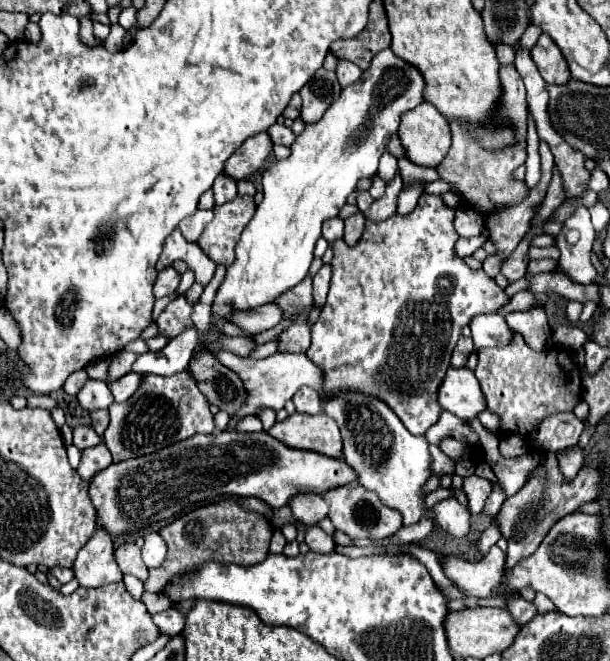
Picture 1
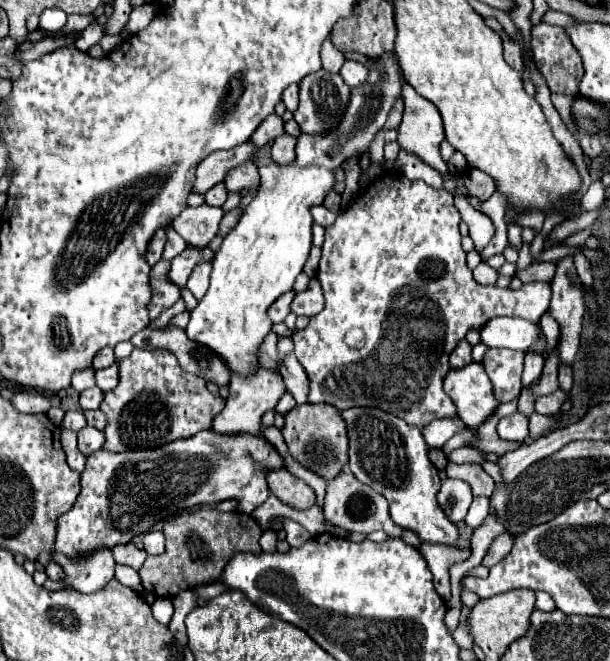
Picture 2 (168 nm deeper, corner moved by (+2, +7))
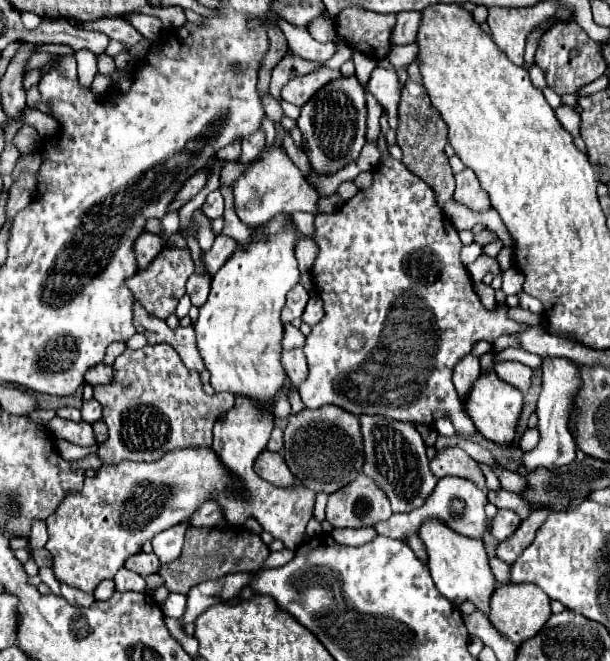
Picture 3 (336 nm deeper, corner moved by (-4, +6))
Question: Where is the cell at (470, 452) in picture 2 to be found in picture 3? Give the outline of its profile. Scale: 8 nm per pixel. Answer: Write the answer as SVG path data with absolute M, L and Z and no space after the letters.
M494 463L492 471L496 473L496 477L500 479L500 483L502 483L504 489L508 489L508 491L520 491L520 489L524 489L524 479L518 477L514 471L502 467L500 463Z

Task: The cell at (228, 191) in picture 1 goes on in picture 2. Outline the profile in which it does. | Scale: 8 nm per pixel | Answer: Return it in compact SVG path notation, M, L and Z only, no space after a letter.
M216 184L216 186L212 186L212 188L204 194L204 202L210 204L210 206L222 206L222 204L226 202L226 196L228 196L228 192L226 192L224 184Z

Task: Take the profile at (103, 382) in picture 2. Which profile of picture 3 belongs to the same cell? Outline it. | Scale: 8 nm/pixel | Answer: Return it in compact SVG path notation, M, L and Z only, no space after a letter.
M100 363L98 367L92 367L86 373L86 383L90 385L108 385L112 379L114 379L114 369L104 363Z

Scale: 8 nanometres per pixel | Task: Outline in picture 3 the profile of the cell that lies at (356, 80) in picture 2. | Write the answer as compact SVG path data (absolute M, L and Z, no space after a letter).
M376 67L366 83L366 91L378 99L378 103L388 109L390 127L398 128L398 99L400 99L400 83L394 69Z

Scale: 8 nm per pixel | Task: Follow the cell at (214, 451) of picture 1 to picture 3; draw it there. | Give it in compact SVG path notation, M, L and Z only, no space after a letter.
M198 447L198 449L178 449L170 451L158 461L120 461L118 465L102 465L94 477L84 479L84 487L76 495L68 495L64 505L58 507L48 525L48 543L46 549L54 557L54 573L60 581L80 587L86 593L92 593L96 585L104 579L114 579L116 571L124 565L124 561L142 549L142 543L152 539L156 533L174 527L192 519L204 501L212 501L212 491L240 491L244 487L242 479L232 475L228 467L222 465L218 455L212 447Z

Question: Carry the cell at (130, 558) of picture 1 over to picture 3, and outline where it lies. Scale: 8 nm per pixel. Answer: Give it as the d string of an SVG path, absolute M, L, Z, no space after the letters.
M140 551L140 553L132 555L132 557L128 557L126 563L124 563L124 567L130 569L130 571L136 571L136 573L142 575L142 577L146 577L146 575L158 571L160 559L158 559L154 553L144 553L144 551Z

